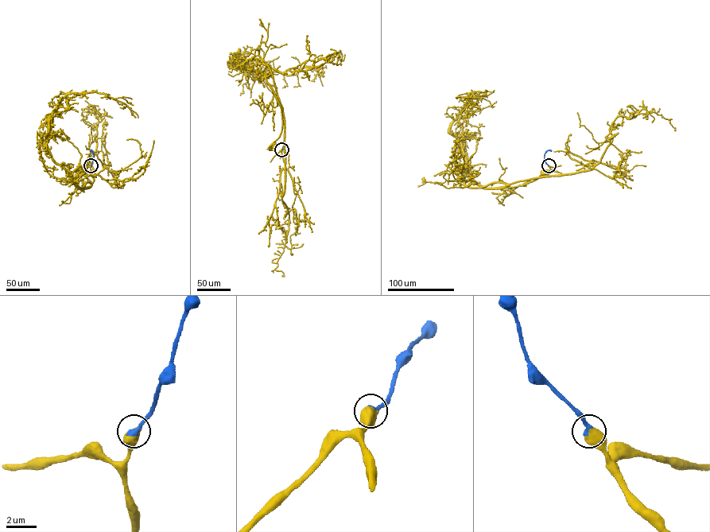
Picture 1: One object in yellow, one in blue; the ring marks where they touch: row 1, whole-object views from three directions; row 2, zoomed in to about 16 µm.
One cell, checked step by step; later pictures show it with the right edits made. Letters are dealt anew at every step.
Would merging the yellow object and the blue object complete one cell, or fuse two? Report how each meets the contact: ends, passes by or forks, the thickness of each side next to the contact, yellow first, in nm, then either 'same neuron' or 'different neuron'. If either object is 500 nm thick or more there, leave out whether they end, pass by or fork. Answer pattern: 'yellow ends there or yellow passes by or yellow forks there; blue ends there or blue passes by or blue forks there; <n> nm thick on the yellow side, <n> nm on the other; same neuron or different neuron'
700 nm thick on the yellow side, 440 nm on the other; same neuron

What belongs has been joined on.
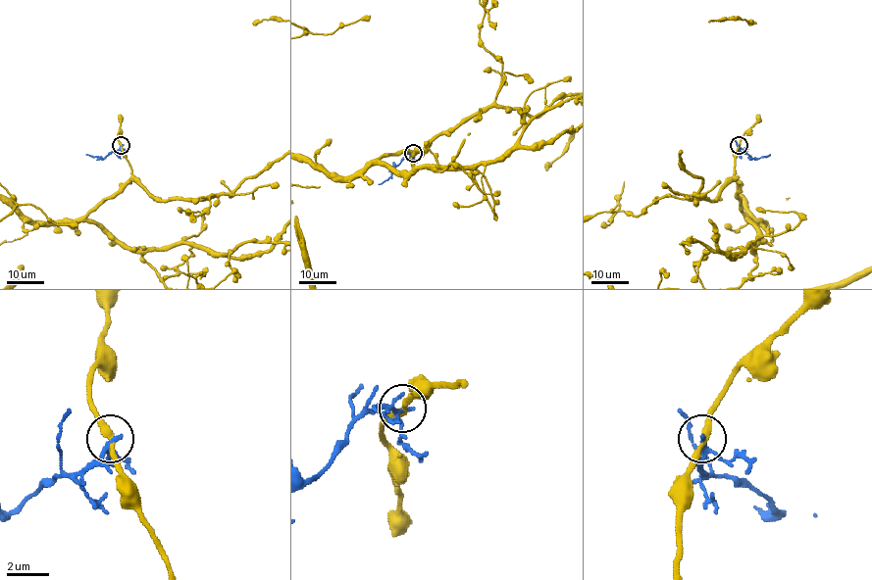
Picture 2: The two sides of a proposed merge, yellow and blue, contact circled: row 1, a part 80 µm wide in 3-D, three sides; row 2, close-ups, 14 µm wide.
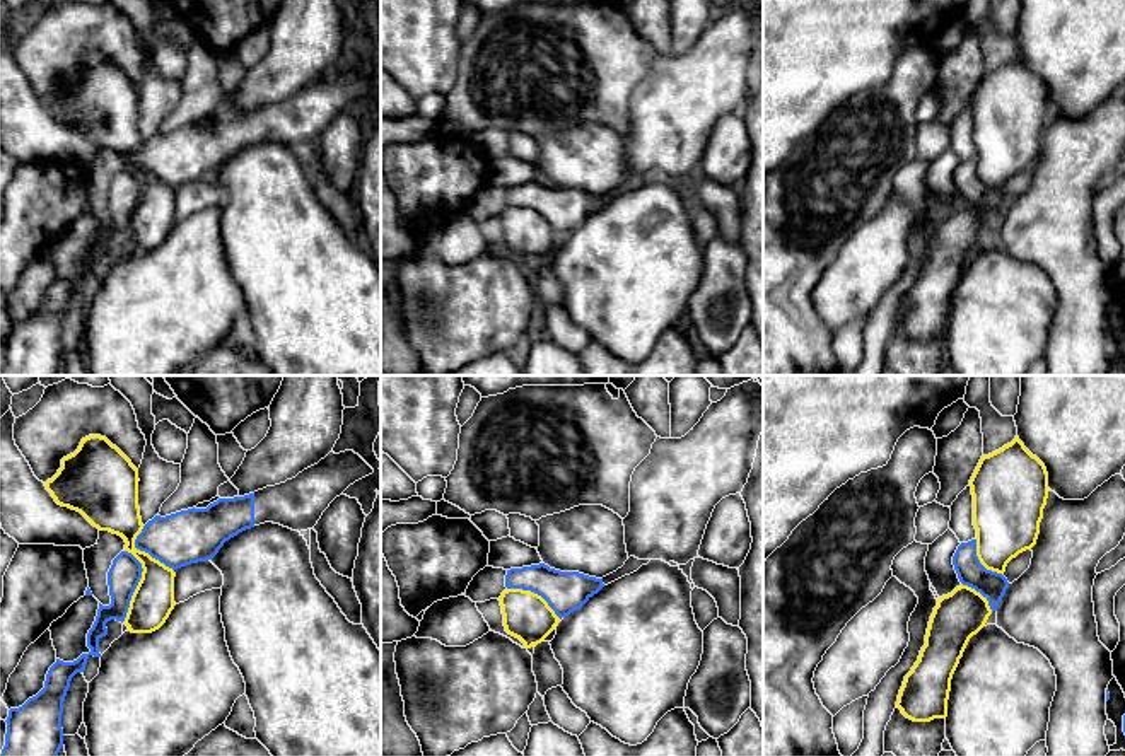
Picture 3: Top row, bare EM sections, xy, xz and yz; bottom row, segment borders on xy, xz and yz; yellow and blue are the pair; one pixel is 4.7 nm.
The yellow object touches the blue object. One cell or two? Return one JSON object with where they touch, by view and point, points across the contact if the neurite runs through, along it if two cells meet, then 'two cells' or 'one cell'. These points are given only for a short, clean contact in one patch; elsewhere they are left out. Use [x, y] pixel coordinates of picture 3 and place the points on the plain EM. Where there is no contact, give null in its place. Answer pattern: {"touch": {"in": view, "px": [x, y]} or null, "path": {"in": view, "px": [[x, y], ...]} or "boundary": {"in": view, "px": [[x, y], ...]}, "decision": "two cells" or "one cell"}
{"touch": {"in": "xy", "px": [137, 203]}, "decision": "two cells"}

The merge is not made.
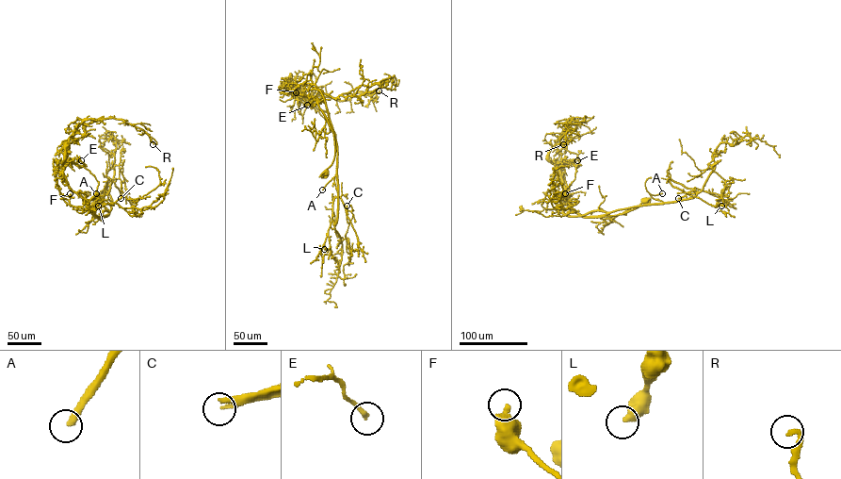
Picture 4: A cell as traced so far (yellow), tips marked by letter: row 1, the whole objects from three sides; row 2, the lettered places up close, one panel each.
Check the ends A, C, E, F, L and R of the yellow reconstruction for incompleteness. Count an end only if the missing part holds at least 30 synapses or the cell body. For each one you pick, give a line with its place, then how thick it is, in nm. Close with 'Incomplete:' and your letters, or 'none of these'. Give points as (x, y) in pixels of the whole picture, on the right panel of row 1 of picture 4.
A: Place: (662, 193). Thickness 400 nm
C: Place: (678, 198). Thickness 320 nm
Incomplete: A, C

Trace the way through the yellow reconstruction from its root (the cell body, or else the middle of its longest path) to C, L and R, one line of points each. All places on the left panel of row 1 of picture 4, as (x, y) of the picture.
C: (99, 200), (108, 209), (107, 216), (103, 217), (111, 209), (108, 179), (119, 189), (121, 198)
L: (99, 200), (108, 215), (103, 217), (110, 211), (111, 204), (105, 188), (96, 198), (98, 206)
R: (99, 200), (107, 216), (91, 213), (63, 173), (66, 142), (79, 125), (120, 119), (143, 129), (153, 144)

